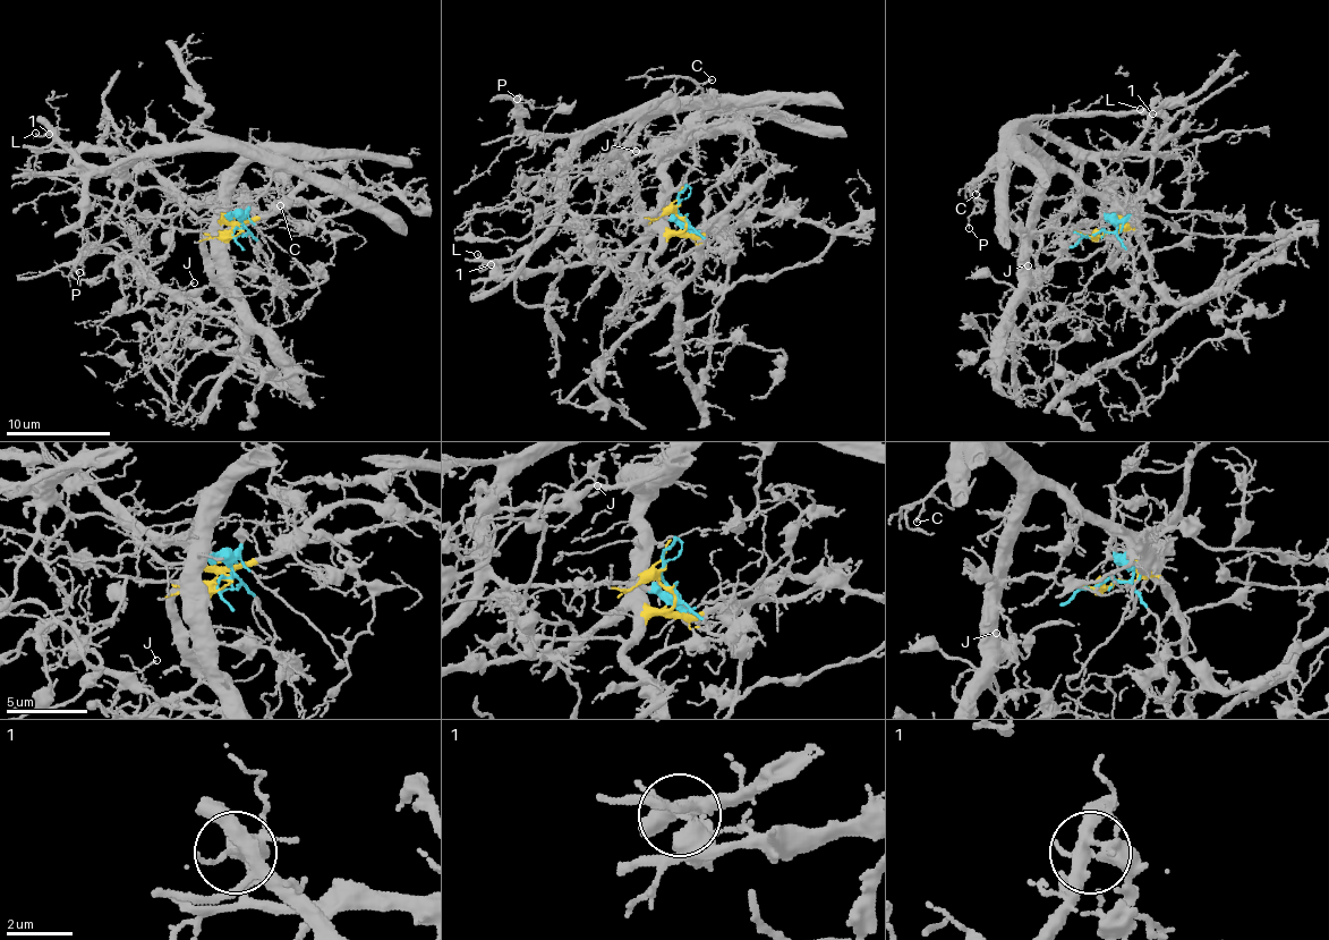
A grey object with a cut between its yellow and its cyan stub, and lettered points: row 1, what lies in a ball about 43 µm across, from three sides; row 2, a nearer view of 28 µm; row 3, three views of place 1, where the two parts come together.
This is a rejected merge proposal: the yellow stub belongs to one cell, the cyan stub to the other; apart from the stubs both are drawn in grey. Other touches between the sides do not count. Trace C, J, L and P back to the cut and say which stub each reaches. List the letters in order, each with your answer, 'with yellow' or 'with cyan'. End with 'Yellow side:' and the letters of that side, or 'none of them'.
C: with cyan
J: with yellow
L: with yellow
P: with cyan
Yellow side: J, L

